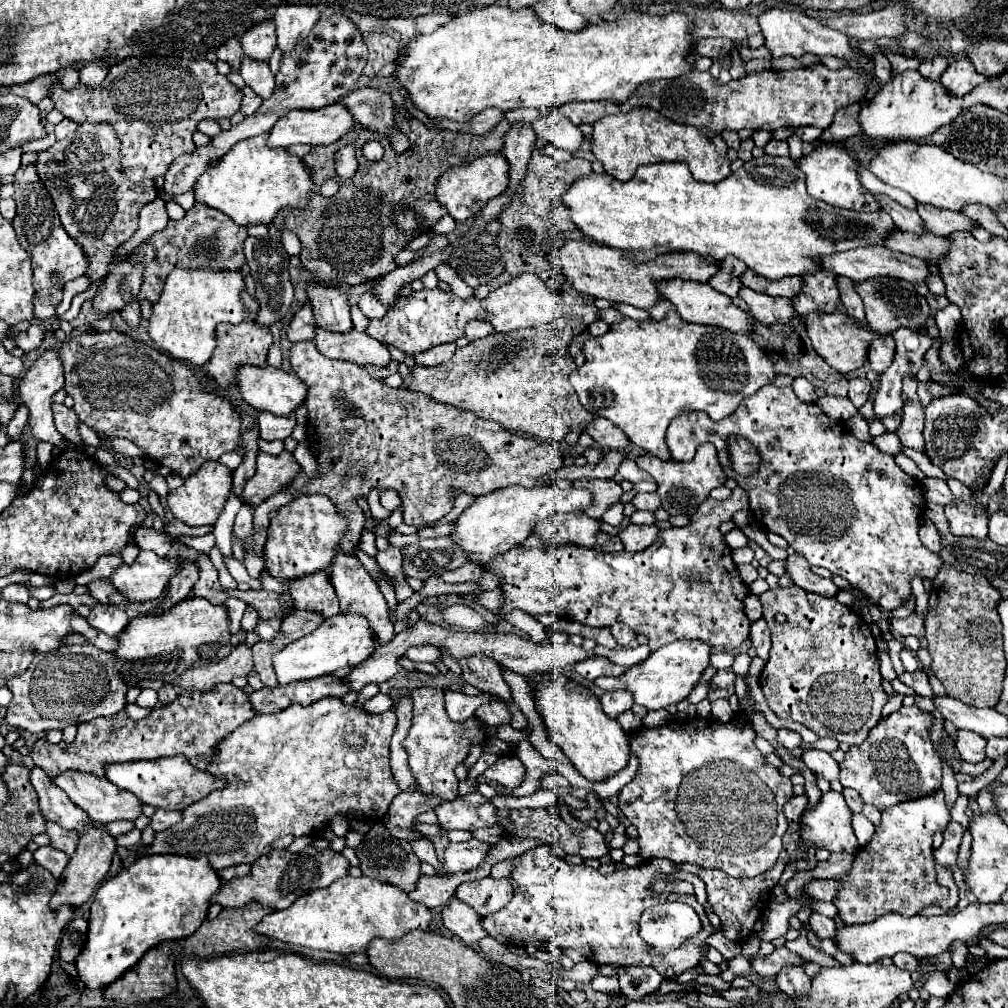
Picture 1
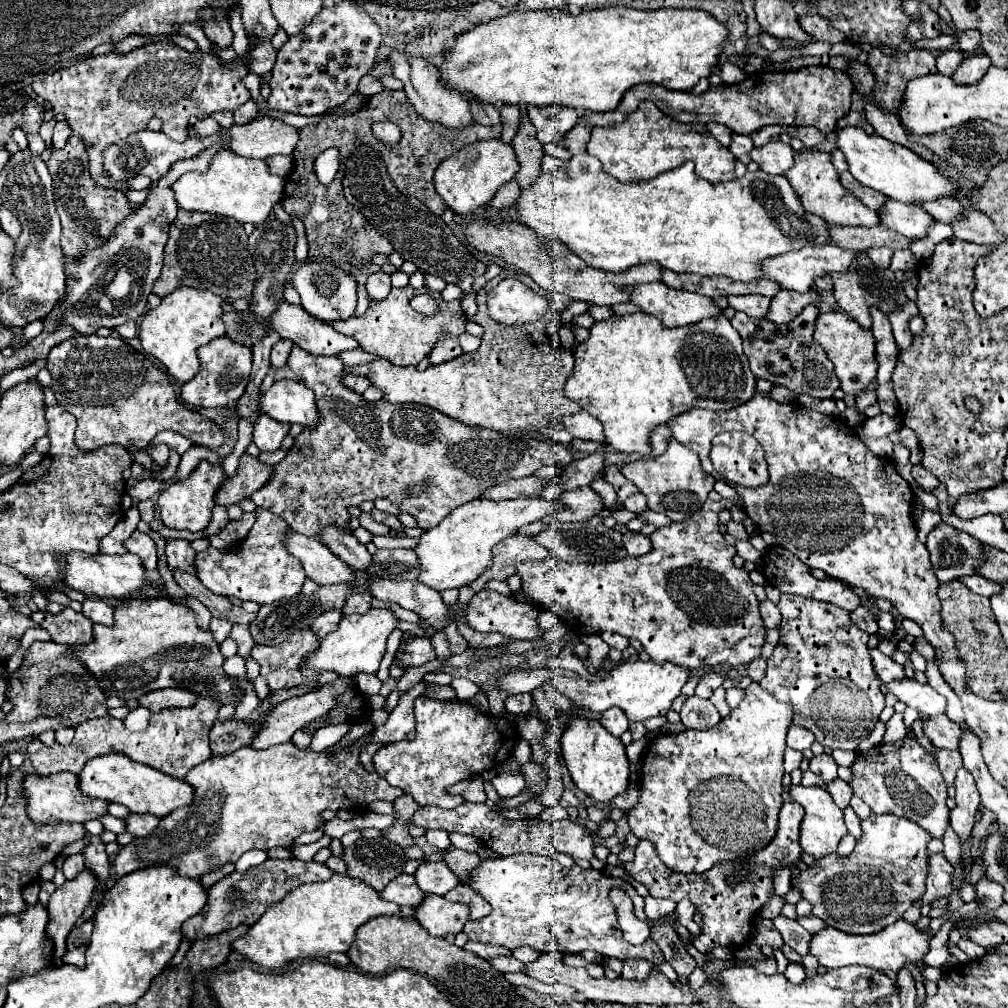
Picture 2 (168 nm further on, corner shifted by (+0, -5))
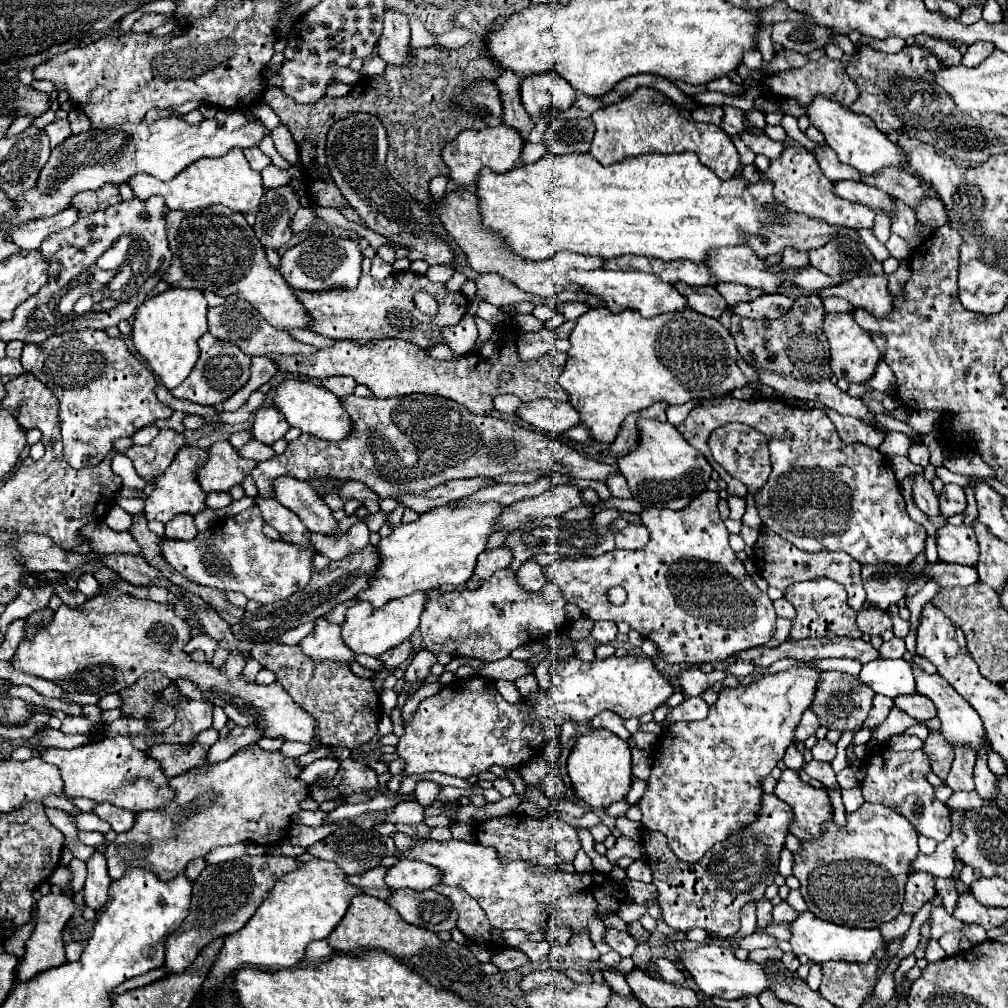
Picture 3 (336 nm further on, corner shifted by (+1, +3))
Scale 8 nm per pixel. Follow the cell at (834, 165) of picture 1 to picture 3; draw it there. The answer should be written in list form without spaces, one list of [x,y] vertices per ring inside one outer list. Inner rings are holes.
[[[788,145],[778,159],[770,163],[766,173],[762,175],[764,179],[774,183],[774,195],[778,203],[784,203],[790,211],[796,213],[806,213],[816,219],[824,219],[832,225],[844,225],[852,229],[872,229],[874,227],[874,217],[876,213],[870,207],[860,207],[858,203],[840,199],[834,193],[834,183],[822,173],[816,155],[808,151],[802,145]]]

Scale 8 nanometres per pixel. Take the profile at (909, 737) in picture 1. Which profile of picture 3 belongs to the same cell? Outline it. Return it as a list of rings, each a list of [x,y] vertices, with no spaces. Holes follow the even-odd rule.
[[[874,745],[868,749],[866,759],[862,761],[862,769],[866,771],[866,779],[860,783],[864,801],[882,803],[882,805],[896,809],[916,827],[920,835],[932,837],[938,843],[942,843],[948,837],[950,809],[942,801],[936,799],[934,787],[926,779],[926,775],[932,769],[930,769],[930,759],[922,749],[896,753],[888,749],[888,745]]]

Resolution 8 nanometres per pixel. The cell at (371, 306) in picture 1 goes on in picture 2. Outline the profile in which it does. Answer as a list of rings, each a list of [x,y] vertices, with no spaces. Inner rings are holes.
[[[377,271],[377,273],[371,273],[367,283],[367,293],[371,299],[385,299],[391,291],[391,281],[389,281],[389,275],[383,273],[383,271]]]

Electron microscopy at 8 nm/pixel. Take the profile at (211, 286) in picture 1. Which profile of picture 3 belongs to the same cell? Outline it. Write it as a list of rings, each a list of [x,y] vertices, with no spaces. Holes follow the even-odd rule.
[[[166,289],[160,295],[146,299],[134,313],[132,341],[136,351],[146,359],[166,389],[178,387],[198,361],[196,341],[208,331],[208,303],[198,289]]]

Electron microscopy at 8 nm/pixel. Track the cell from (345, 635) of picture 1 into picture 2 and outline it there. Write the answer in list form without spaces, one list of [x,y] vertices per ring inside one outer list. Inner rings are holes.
[[[379,607],[379,609],[369,609],[365,615],[349,615],[341,619],[341,625],[337,631],[325,637],[325,641],[319,643],[317,651],[309,653],[301,673],[305,677],[315,677],[321,671],[337,671],[341,675],[355,675],[359,671],[365,673],[377,673],[379,663],[385,655],[387,649],[387,637],[391,635],[393,629],[397,629],[399,619],[393,615],[391,609]]]

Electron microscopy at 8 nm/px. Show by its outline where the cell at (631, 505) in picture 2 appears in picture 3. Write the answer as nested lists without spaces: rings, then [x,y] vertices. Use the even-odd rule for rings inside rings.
[[[610,475],[606,485],[610,487],[614,497],[632,497],[632,491],[628,489],[628,483],[626,483],[626,479],[622,475]]]

